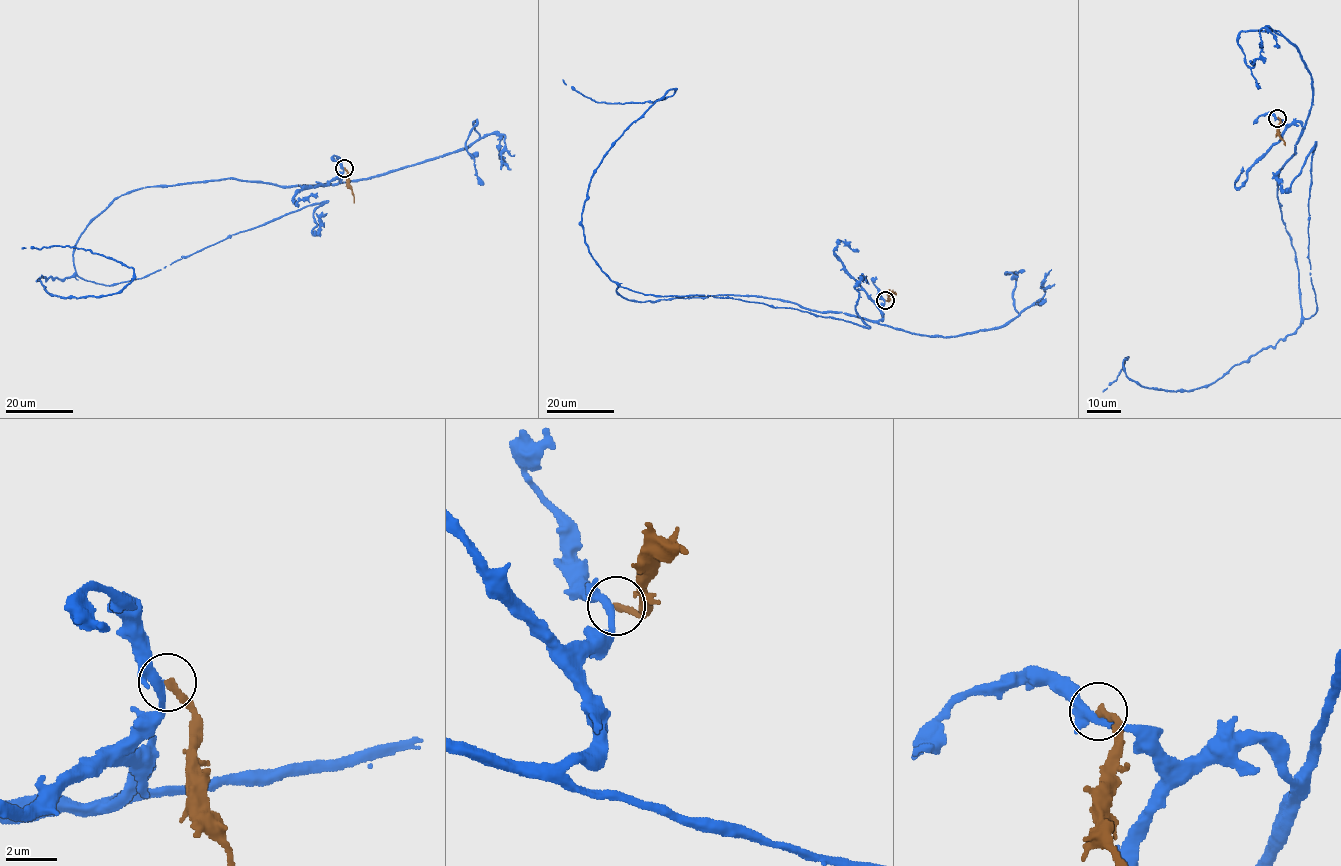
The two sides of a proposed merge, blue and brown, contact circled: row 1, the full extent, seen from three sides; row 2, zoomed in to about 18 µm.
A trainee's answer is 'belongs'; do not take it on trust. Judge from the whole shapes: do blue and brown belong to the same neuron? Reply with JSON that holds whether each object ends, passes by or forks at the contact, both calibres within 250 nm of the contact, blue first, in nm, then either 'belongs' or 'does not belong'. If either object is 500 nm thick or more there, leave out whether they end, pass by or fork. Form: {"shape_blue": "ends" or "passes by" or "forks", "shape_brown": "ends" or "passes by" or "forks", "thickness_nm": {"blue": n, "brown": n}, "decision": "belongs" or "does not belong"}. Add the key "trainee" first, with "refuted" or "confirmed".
{"trainee": "refuted", "shape_blue": "passes by", "shape_brown": "ends", "thickness_nm": {"blue": 320, "brown": 280}, "decision": "does not belong"}

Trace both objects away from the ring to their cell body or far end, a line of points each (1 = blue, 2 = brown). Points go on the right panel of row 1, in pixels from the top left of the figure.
1: (1278, 118), (1303, 128), (1277, 198), (1298, 267), (1298, 327), (1188, 391), (1130, 380), (1127, 358), (1102, 391)
2: (1278, 117), (1279, 136), (1285, 145)

